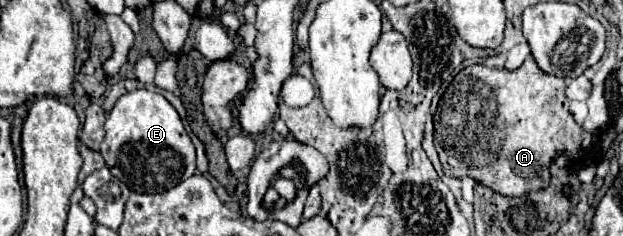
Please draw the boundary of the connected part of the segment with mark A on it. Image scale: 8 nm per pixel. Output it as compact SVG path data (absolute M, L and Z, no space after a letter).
M531 54L517 70L487 68L483 64L463 68L441 96L433 114L433 124L435 148L445 176L471 176L503 196L523 196L527 192L545 188L549 184L551 160L559 154L579 152L583 134L583 128L575 124L569 112L563 78L545 74Z

